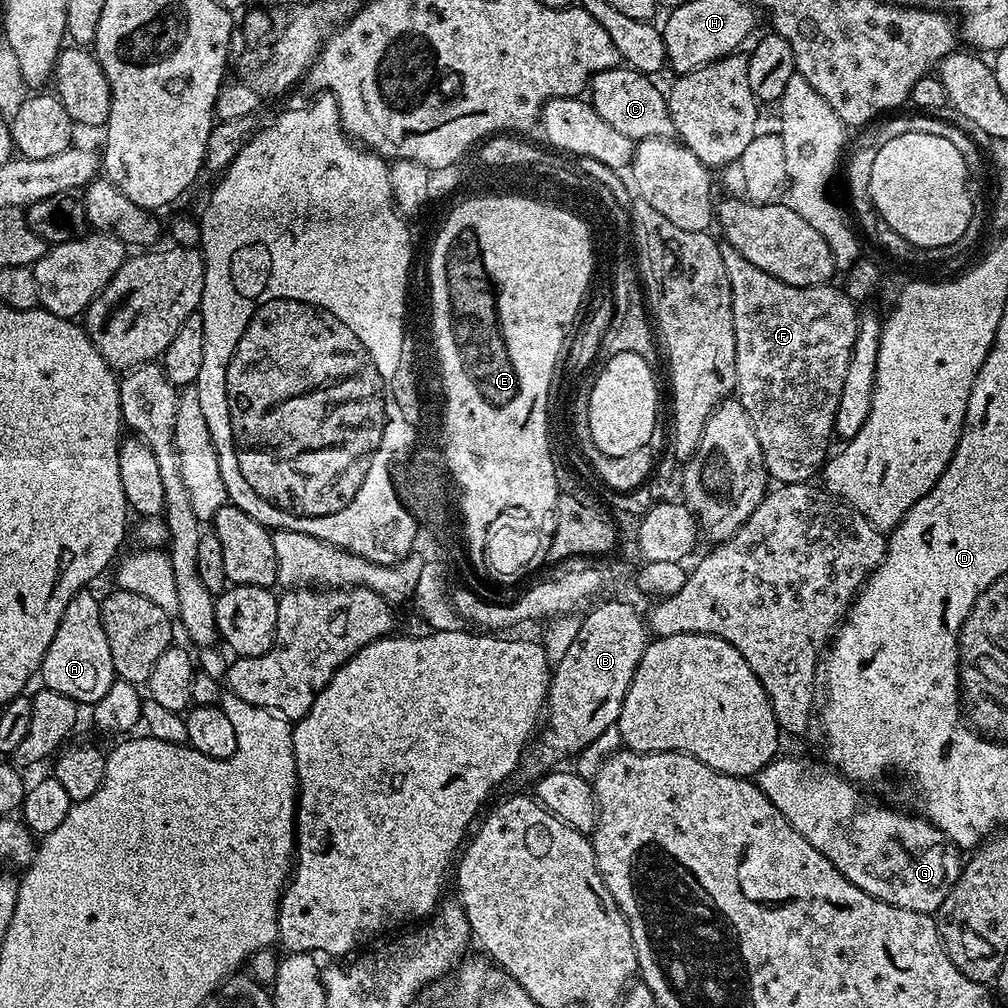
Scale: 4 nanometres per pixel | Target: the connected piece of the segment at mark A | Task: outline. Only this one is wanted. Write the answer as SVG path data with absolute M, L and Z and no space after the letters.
M85 590L70 598L70 606L66 606L62 622L58 622L58 630L42 658L38 673L39 679L44 679L43 687L66 694L66 698L80 706L96 704L118 679L110 658L110 642L106 642L106 630L102 630L101 597L90 593Z

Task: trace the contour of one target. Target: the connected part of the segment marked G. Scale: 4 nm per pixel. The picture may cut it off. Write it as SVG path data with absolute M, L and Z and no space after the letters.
M783 756L771 760L765 768L761 768L754 782L784 815L786 822L790 822L790 826L794 826L794 830L798 830L798 834L802 834L802 838L806 838L806 842L814 846L814 850L830 858L836 869L850 882L854 882L858 890L866 890L866 894L882 902L890 902L890 906L898 906L902 910L935 914L962 871L962 852L956 847L956 843L946 838L946 834L935 828L925 817L871 804L853 781L841 776L831 767L823 763L807 764L792 756Z

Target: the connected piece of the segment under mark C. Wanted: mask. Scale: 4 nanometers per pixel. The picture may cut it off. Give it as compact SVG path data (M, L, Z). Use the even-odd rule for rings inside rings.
M617 66L610 70L599 72L590 81L590 103L592 108L614 130L626 134L634 142L650 140L654 136L671 137L674 132L672 115L668 109L668 102L663 91L656 89L651 75L636 72L627 66Z

